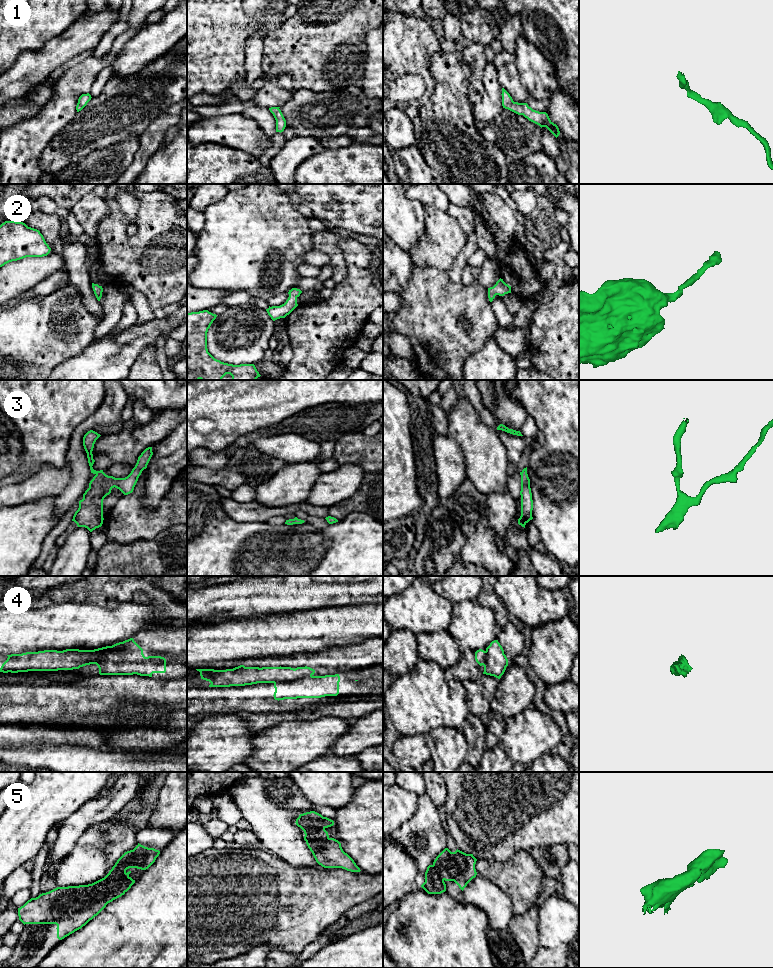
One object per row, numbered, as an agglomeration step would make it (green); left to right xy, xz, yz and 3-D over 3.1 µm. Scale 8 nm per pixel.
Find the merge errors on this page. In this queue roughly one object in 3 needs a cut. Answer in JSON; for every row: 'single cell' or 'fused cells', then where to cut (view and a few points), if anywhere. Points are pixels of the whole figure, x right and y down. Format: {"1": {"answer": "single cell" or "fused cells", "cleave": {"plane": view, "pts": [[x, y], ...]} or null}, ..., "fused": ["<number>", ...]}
{"1": {"answer": "single cell", "cleave": null}, "2": {"answer": "single cell", "cleave": null}, "3": {"answer": "single cell", "cleave": null}, "4": {"answer": "fused cells", "cleave": {"plane": "xz", "pts": [[311, 675], [274, 683]]}}, "5": {"answer": "single cell", "cleave": null}, "fused": ["4"]}

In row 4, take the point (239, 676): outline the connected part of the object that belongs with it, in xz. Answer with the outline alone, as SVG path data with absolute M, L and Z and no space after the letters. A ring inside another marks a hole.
M240 665L233 669L214 670L196 669L201 679L209 681L209 687L245 686L257 683L277 683L293 681L312 676L315 670L310 667L245 667Z

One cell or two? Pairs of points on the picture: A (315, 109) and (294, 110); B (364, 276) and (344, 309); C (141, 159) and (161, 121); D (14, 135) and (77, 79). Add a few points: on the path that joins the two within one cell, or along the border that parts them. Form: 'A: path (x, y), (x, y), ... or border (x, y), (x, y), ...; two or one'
A: path (310, 110), (299, 110); one
B: path (360, 284), (357, 296), (352, 301); one
C: path (146, 150), (157, 130); one
D: path (32, 133), (66, 97); one

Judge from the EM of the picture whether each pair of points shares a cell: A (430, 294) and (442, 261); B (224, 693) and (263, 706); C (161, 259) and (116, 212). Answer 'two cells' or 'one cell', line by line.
A: two cells
B: one cell
C: one cell

